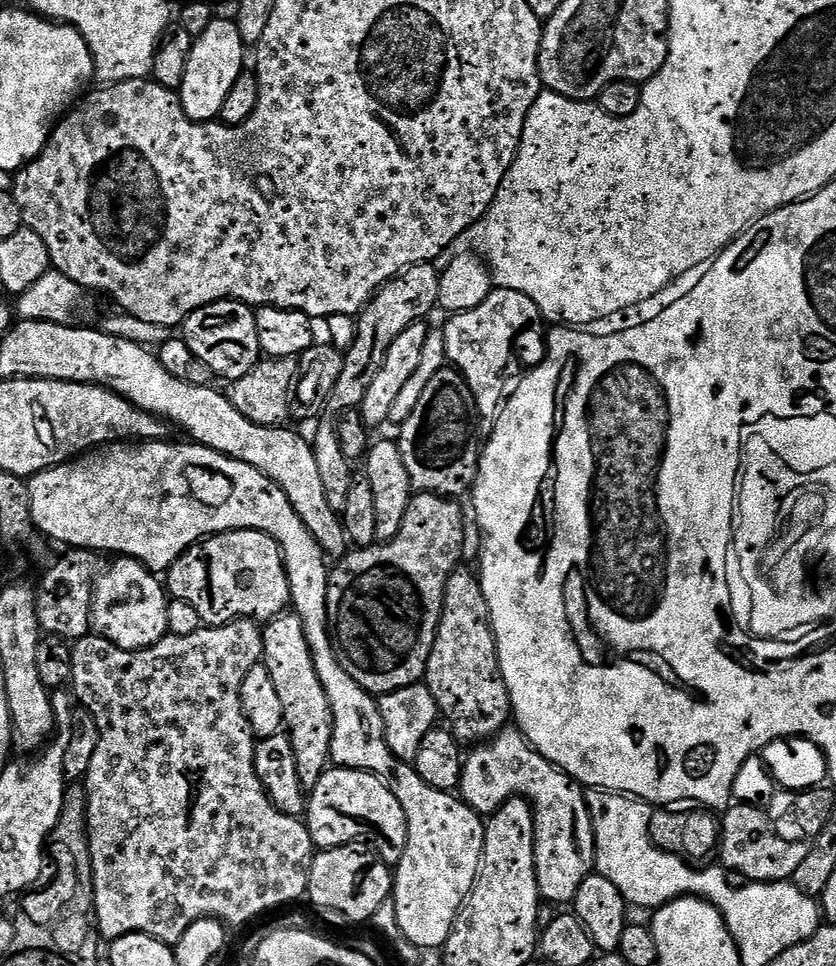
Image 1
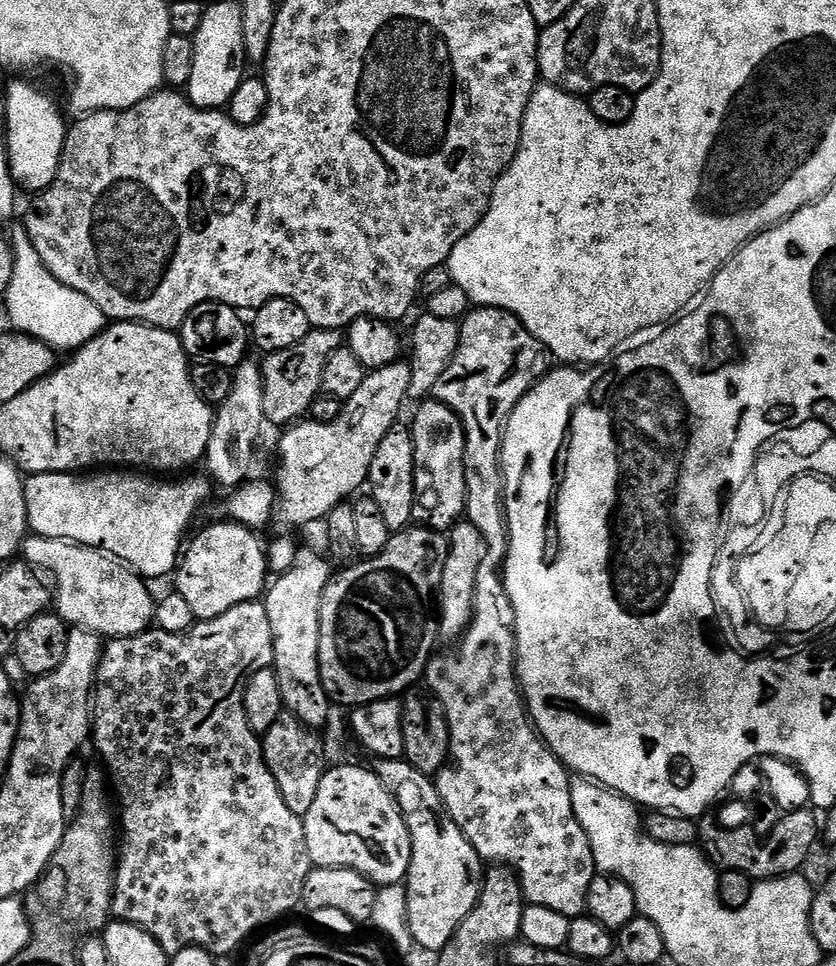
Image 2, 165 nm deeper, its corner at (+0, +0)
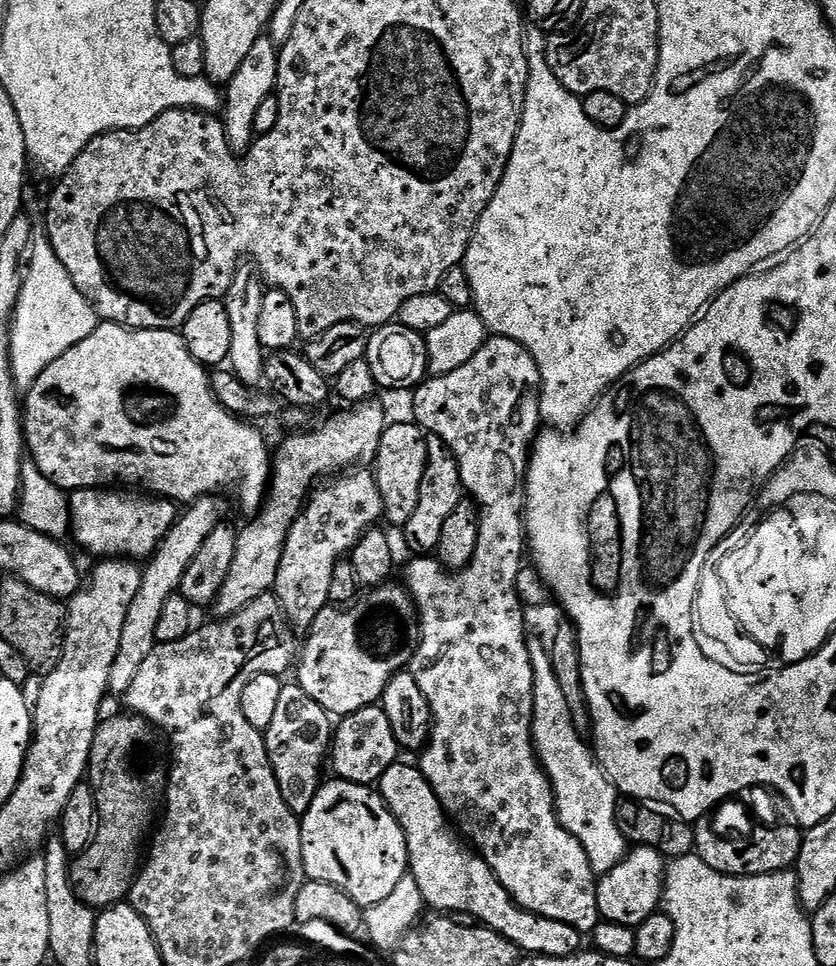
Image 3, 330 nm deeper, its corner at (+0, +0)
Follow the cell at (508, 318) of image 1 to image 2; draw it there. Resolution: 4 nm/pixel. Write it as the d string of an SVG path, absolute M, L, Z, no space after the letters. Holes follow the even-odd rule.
M476 306L460 321L460 345L458 350L454 354L450 366L446 366L446 370L442 370L442 378L438 378L438 382L434 382L432 387L431 395L435 399L441 400L446 406L450 406L450 410L454 410L464 424L464 437L466 438L466 450L464 451L466 506L464 510L467 520L474 526L478 526L478 531L482 534L482 538L486 538L488 549L486 550L486 558L482 558L482 566L478 566L478 582L474 586L474 602L472 603L472 621L470 626L464 631L463 636L459 637L457 644L460 645L453 652L448 652L445 656L436 654L429 660L426 684L428 680L429 686L427 685L427 687L430 689L431 695L442 702L442 706L446 710L448 725L450 726L450 742L452 743L451 762L445 764L444 768L436 773L434 777L436 793L439 794L440 800L444 803L445 810L450 814L450 818L456 823L458 830L462 830L462 834L468 839L470 846L474 846L474 850L479 854L481 861L487 862L492 866L507 866L515 872L518 879L520 879L520 888L524 891L524 899L532 908L546 906L546 910L558 910L558 914L566 914L570 918L575 918L585 915L588 906L590 882L598 874L598 869L594 862L590 838L586 838L586 830L582 830L582 826L574 814L570 773L565 768L563 762L540 739L536 726L528 714L524 693L520 690L520 680L516 677L516 619L514 618L514 606L510 602L510 594L506 590L502 575L504 560L508 557L508 522L504 518L504 476L500 473L500 442L504 438L504 426L508 423L508 416L538 379L536 363L540 360L540 352L542 353L541 345L525 330L522 322L518 322L518 318L514 318L514 314L510 314L501 308L482 308Z

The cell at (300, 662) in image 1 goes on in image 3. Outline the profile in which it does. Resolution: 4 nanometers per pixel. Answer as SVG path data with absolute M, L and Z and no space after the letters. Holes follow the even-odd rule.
M357 466L324 483L321 483L309 495L300 512L300 517L290 526L282 550L282 562L278 566L274 594L280 599L280 605L288 616L289 624L296 630L311 628L314 618L318 618L318 614L323 608L329 607L330 578L334 578L334 566L339 560L345 559L351 553L360 535L368 528L373 527L384 515L382 494L378 490L378 482L367 467Z

